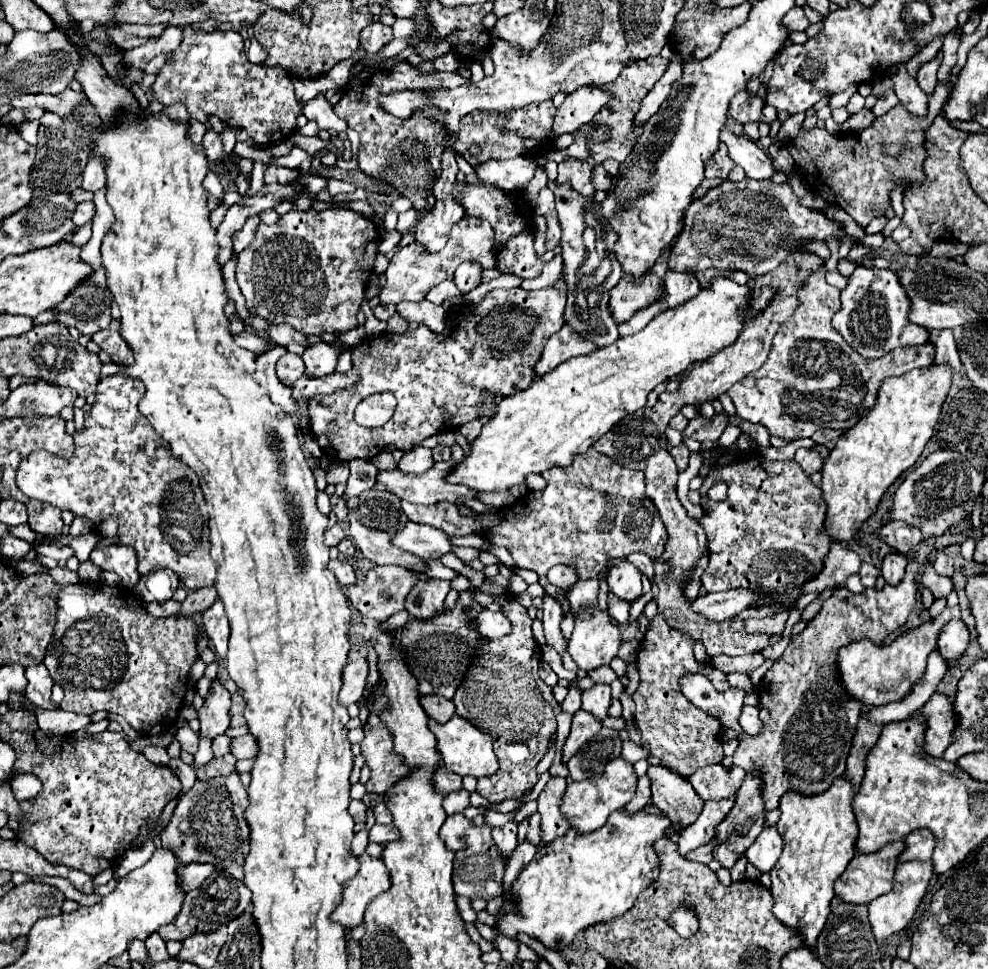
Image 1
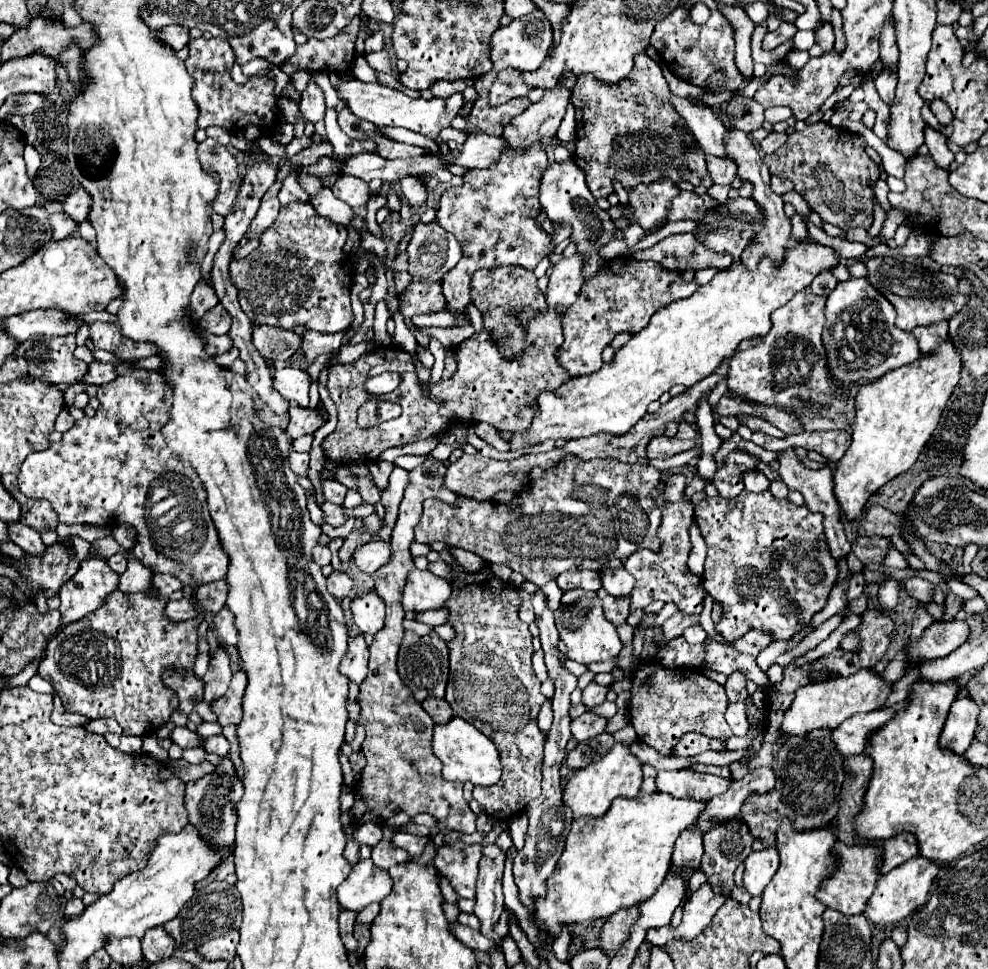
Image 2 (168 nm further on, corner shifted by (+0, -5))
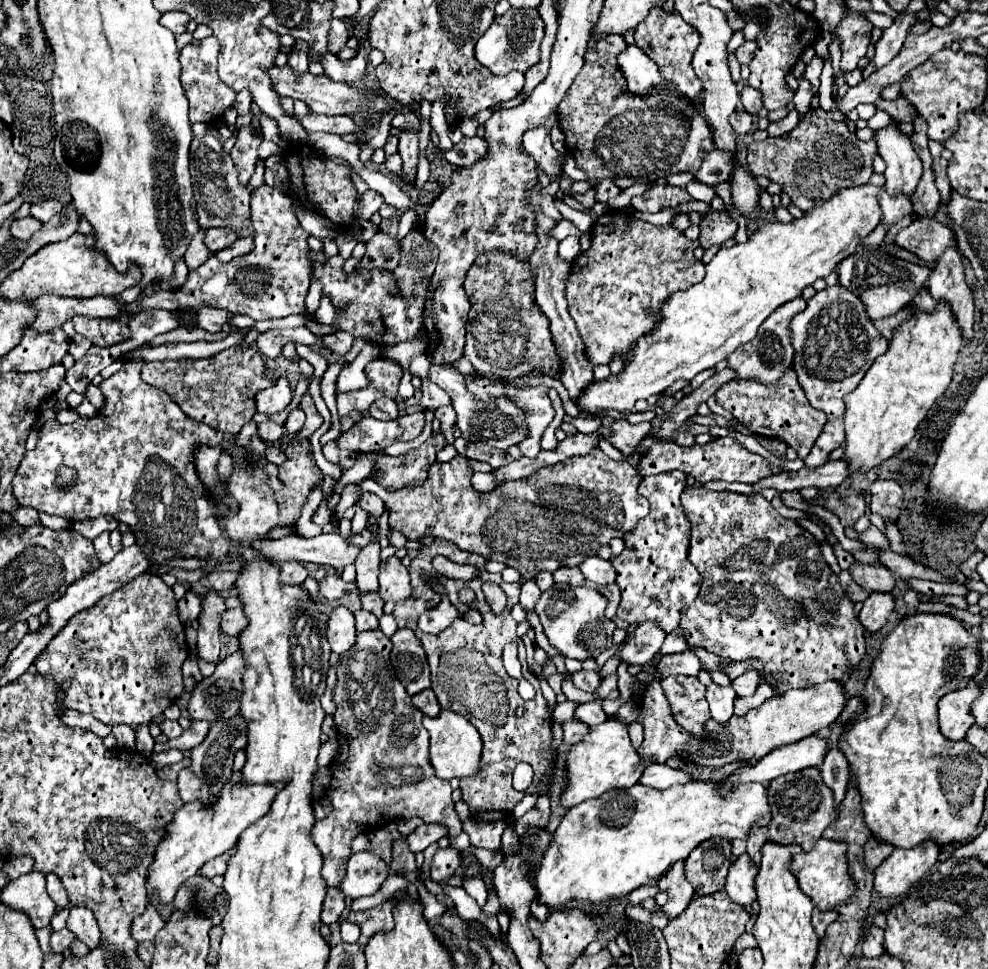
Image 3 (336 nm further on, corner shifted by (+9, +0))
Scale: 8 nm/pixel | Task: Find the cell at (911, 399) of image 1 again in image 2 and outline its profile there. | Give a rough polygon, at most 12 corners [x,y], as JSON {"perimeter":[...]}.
{"perimeter":[[951,342],[857,394],[845,520],[907,472],[959,382]]}

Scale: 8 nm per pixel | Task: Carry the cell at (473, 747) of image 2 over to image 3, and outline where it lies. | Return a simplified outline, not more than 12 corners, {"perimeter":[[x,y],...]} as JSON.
{"perimeter":[[432,689],[412,697],[428,717],[430,763],[440,779],[480,771],[482,741]]}

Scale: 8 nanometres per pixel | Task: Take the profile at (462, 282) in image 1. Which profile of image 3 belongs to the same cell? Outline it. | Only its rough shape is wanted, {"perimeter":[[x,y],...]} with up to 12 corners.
{"perimeter":[[482,253],[464,357],[478,373],[558,377],[534,271]]}

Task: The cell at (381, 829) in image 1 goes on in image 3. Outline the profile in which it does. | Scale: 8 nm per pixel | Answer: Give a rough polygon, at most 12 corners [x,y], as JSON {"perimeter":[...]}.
{"perimeter":[[424,823],[406,837],[410,851],[424,851],[448,829]]}

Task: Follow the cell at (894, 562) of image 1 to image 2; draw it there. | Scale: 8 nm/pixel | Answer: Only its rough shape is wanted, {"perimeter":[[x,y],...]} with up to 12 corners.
{"perimeter":[[889,578],[879,586],[879,604],[893,610],[899,582]]}

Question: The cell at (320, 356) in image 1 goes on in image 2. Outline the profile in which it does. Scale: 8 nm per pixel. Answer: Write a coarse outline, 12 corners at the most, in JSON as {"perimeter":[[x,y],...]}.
{"perimeter":[[279,366],[273,388],[299,406],[309,404],[311,376]]}

